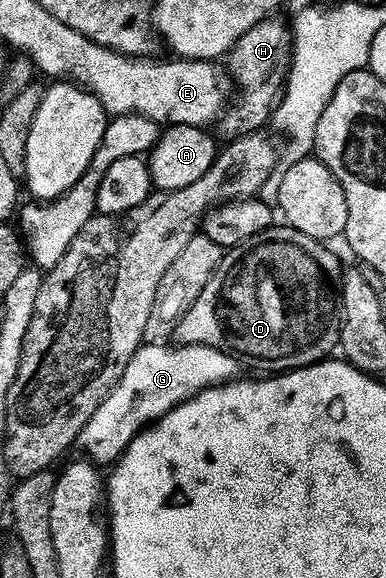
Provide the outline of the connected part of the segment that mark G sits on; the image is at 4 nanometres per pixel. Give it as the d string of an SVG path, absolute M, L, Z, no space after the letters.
M190 342L173 345L174 347L169 345L173 344L142 344L131 356L121 379L113 385L99 408L95 408L95 416L91 416L87 424L83 424L76 445L81 446L85 453L82 455L88 461L101 468L116 463L127 444L146 424L156 422L167 411L192 398L200 390L219 386L223 382L236 379L242 373L242 363L234 355L219 348Z

